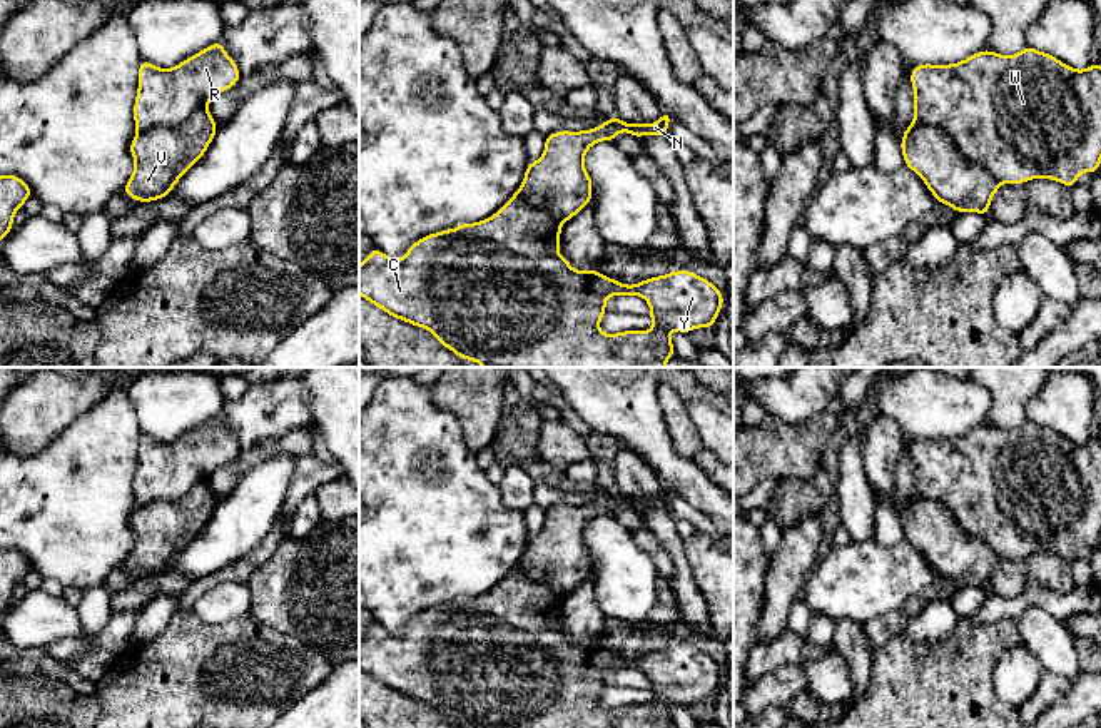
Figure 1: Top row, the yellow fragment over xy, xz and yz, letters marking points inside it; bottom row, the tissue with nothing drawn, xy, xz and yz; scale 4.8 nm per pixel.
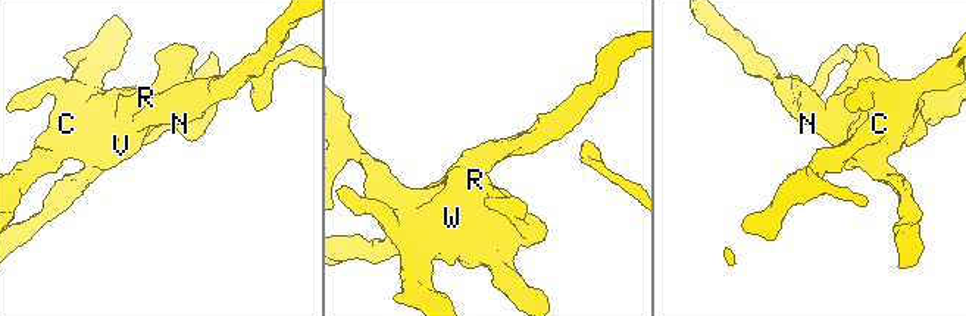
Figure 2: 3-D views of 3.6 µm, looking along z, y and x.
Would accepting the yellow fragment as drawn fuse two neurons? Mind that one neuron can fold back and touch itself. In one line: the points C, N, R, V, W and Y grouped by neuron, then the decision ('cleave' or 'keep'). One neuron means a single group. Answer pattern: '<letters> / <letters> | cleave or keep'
C R W Y / N V | cleave

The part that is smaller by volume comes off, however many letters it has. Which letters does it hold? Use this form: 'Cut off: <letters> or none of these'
Cut off: N, V

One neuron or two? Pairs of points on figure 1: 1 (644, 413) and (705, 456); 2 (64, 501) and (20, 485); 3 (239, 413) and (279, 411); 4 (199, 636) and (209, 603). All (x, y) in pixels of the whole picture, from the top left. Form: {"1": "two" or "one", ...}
{"1": "two", "2": "one", "3": "one", "4": "two"}

